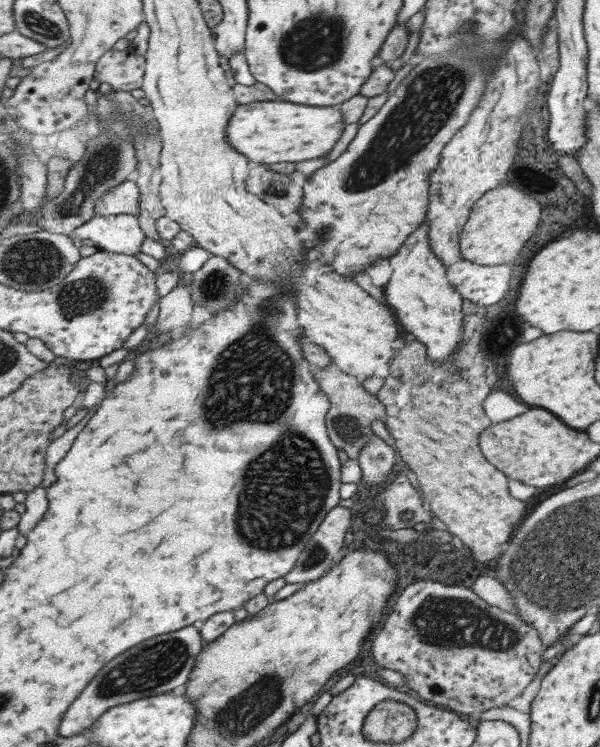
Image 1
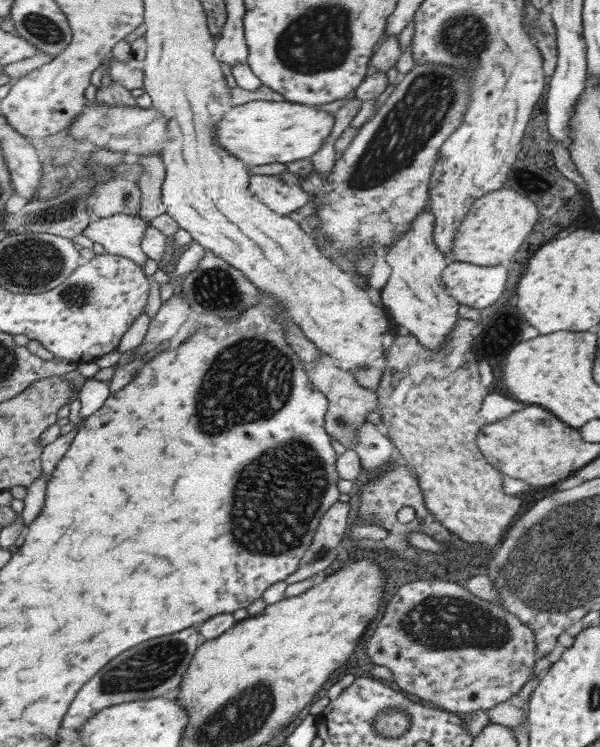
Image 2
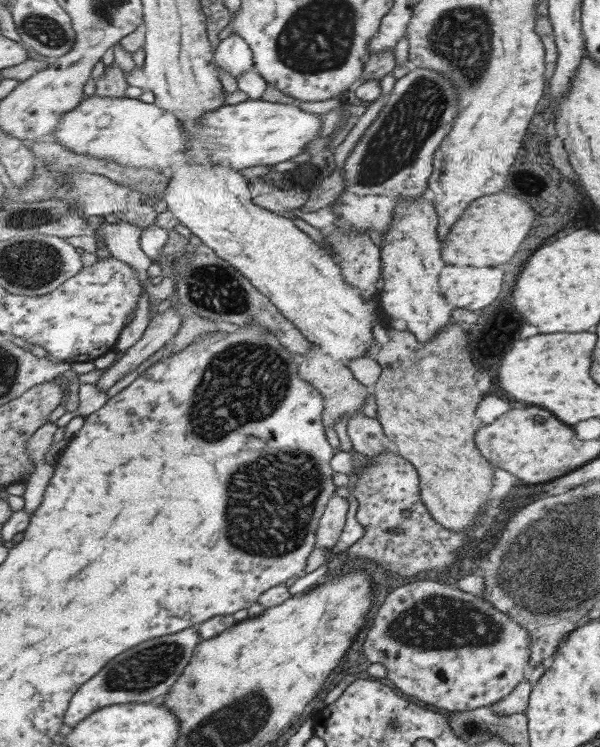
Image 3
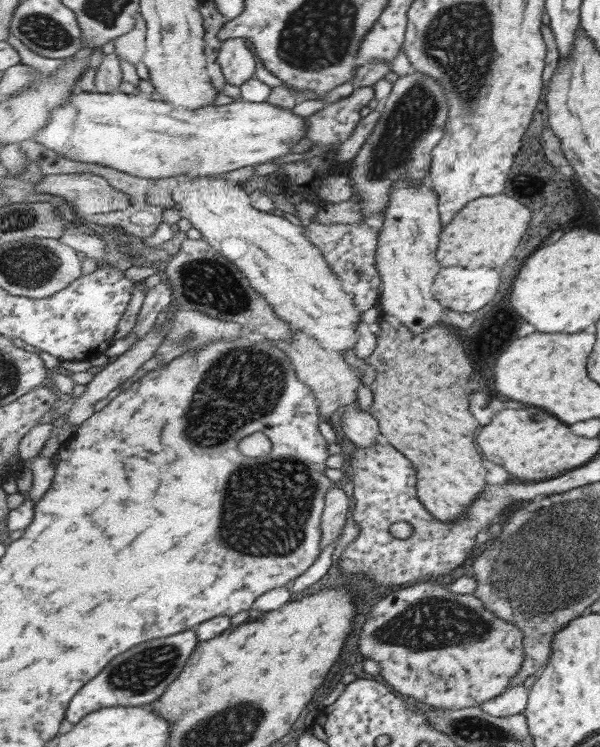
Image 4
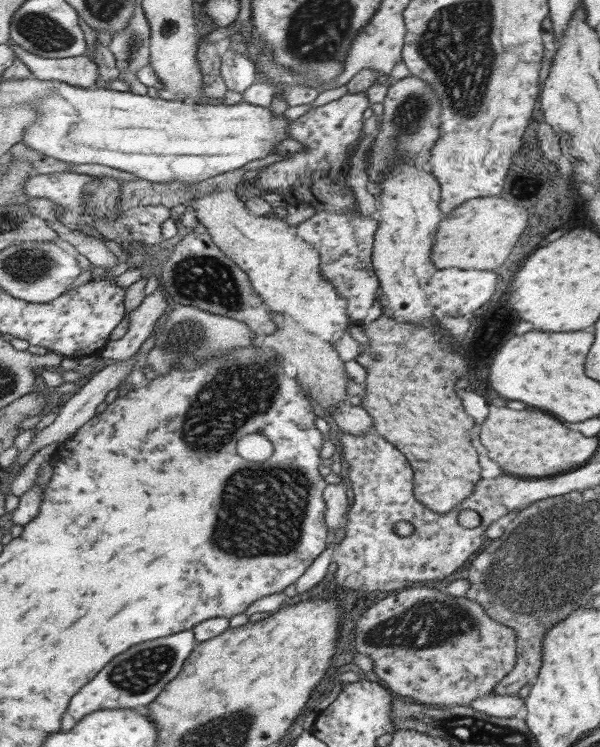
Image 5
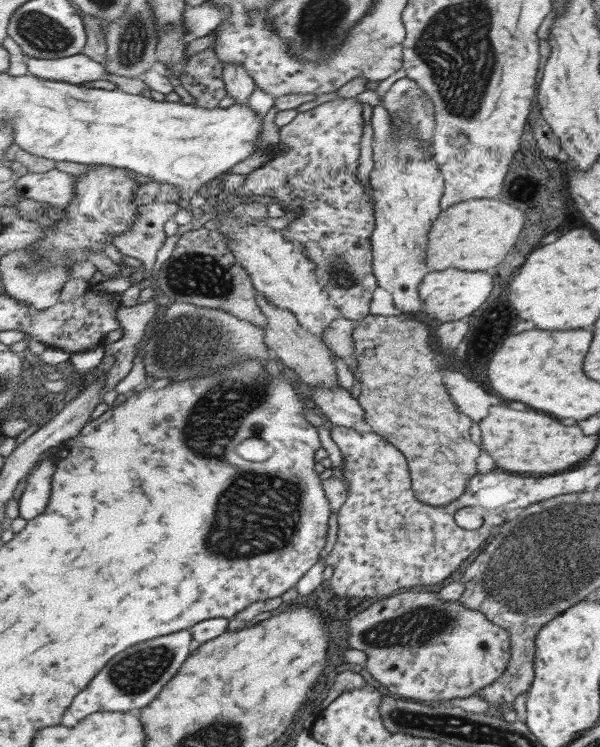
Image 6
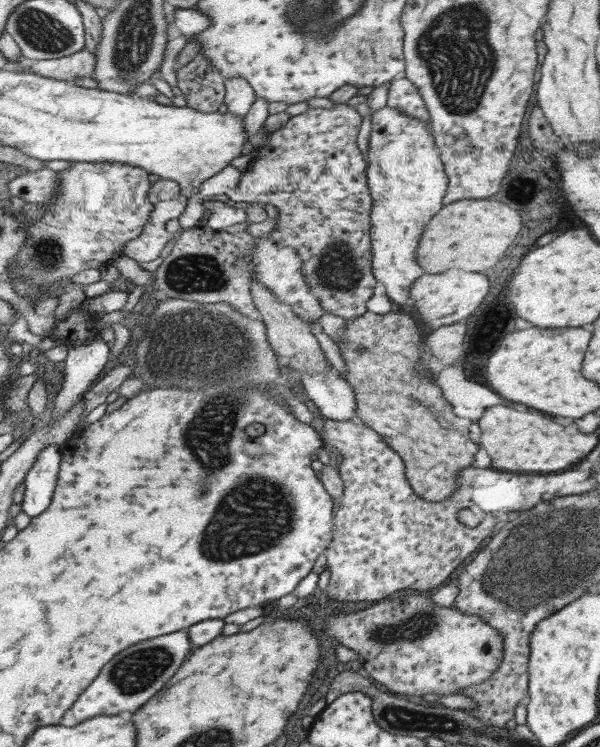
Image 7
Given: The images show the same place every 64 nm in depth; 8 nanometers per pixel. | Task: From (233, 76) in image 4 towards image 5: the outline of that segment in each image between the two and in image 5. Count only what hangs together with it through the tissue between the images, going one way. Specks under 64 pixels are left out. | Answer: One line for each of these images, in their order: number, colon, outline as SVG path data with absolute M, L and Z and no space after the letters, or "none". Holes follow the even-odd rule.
5: M227 50L221 56L221 64L223 64L223 78L229 86L229 90L239 92L241 96L257 82L257 64L249 58L249 54L237 52L237 50Z

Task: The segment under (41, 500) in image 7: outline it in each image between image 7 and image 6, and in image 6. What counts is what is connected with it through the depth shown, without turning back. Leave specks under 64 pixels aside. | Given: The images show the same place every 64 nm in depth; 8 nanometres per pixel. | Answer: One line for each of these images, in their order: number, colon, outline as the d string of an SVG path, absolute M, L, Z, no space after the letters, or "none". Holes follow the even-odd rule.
6: M49 456L41 464L35 466L35 470L27 476L27 488L19 500L19 518L25 522L35 520L37 516L45 514L51 498L53 498L53 480L55 480L57 464L55 458Z

